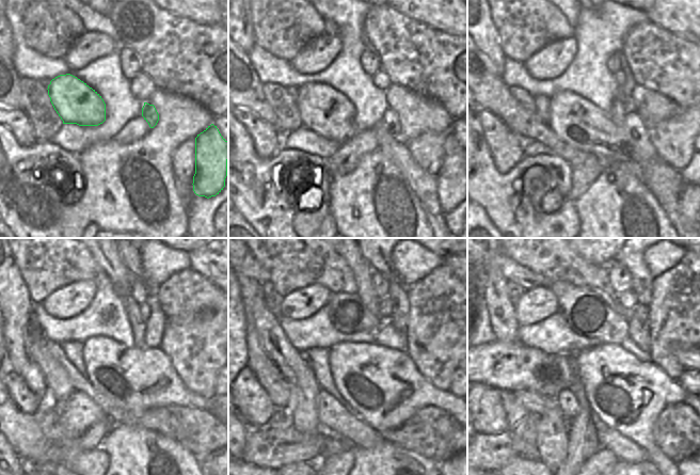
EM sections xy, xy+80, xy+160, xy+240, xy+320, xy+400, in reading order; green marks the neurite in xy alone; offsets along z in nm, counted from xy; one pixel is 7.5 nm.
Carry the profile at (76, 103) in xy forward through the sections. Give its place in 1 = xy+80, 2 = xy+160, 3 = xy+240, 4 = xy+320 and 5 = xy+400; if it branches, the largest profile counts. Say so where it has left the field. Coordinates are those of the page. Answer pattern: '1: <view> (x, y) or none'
1: xy+80 (323, 110)
2: xy+160 (575, 121)
3: xy+240 (136, 379)
4: xy+320 (382, 385)
5: xy+400 (627, 394)

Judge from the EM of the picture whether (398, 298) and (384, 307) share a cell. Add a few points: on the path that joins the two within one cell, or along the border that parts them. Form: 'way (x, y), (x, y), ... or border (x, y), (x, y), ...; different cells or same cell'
border (387, 296), (393, 301); different cells

